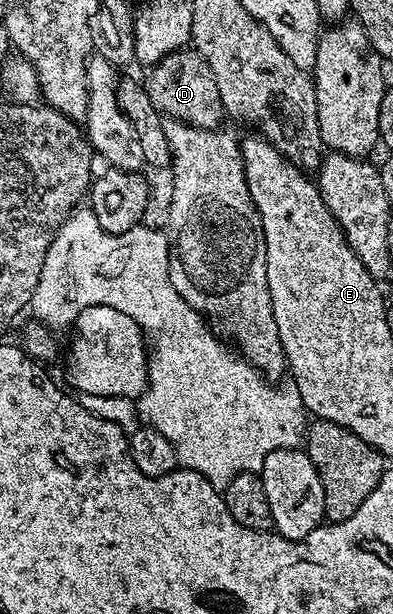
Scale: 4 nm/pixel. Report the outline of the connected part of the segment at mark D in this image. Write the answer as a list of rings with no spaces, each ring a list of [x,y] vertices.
[[[194,48],[176,50],[149,67],[145,74],[146,78],[142,80],[144,91],[155,110],[163,117],[178,119],[203,130],[215,130],[223,125],[222,120],[226,115],[214,72]]]

